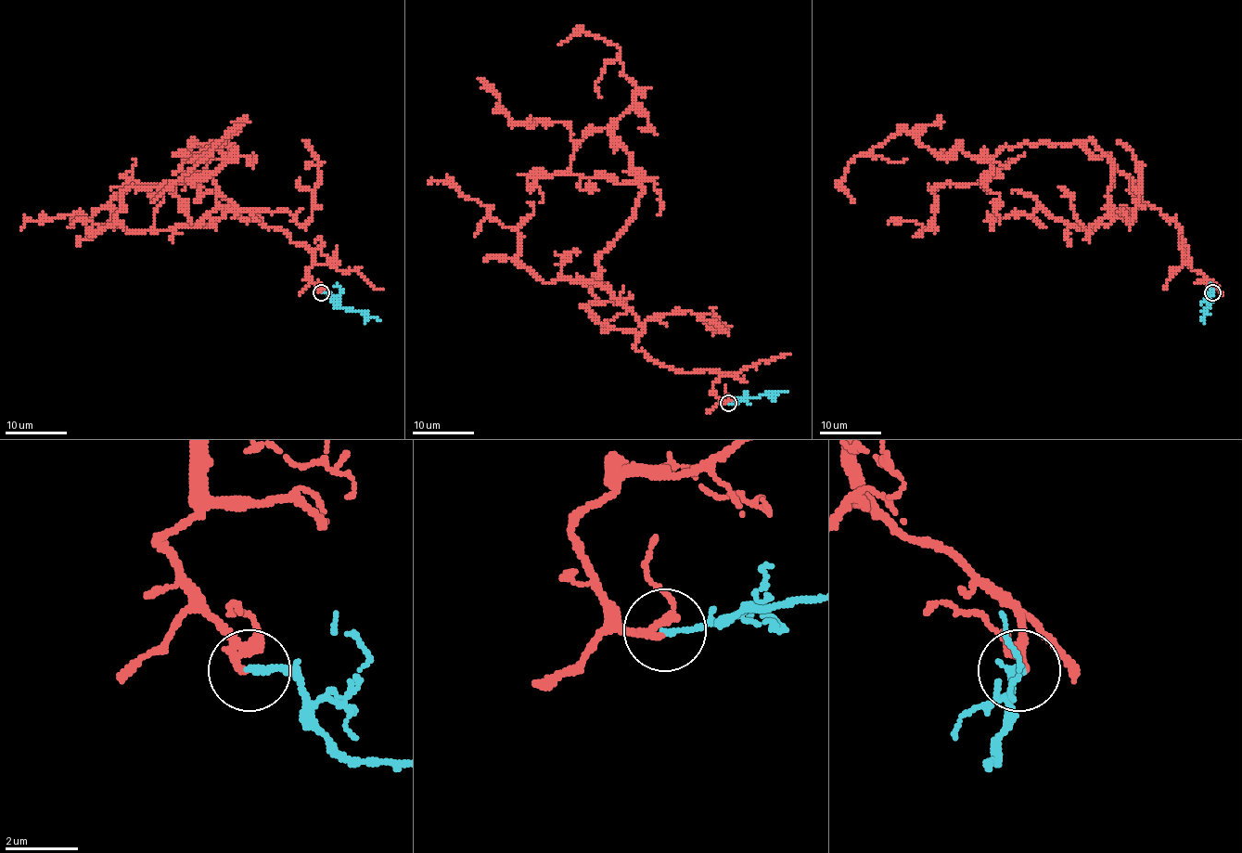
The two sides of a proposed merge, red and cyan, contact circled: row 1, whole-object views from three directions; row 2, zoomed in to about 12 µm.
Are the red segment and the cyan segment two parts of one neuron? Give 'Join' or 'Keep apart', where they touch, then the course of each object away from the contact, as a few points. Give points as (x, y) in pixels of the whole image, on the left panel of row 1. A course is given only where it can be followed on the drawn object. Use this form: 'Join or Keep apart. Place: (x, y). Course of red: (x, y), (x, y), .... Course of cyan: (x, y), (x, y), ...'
Join. Place: (321, 292). Course of red: (320, 293), (310, 250), (181, 171), (192, 141), (227, 143), (213, 172), (130, 187), (104, 231), (71, 225). Course of cyan: (320, 293), (326, 293), (338, 307), (364, 312), (370, 317), (379, 319)

